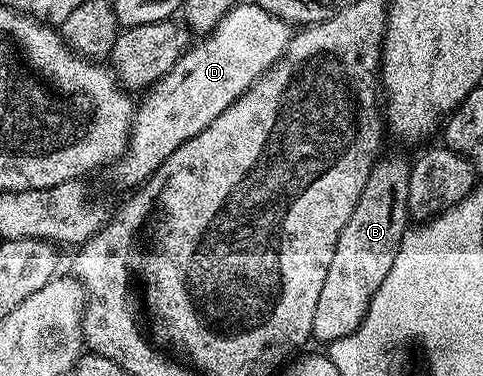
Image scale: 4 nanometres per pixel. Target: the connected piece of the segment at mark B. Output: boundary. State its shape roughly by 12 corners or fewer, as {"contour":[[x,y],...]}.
{"contour":[[374,162],[312,337],[357,334],[408,228],[411,162]]}

